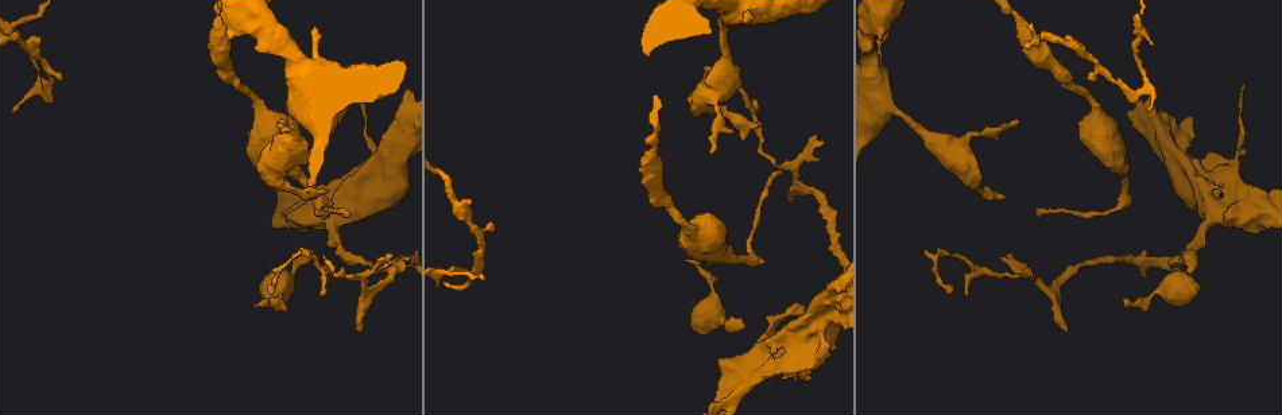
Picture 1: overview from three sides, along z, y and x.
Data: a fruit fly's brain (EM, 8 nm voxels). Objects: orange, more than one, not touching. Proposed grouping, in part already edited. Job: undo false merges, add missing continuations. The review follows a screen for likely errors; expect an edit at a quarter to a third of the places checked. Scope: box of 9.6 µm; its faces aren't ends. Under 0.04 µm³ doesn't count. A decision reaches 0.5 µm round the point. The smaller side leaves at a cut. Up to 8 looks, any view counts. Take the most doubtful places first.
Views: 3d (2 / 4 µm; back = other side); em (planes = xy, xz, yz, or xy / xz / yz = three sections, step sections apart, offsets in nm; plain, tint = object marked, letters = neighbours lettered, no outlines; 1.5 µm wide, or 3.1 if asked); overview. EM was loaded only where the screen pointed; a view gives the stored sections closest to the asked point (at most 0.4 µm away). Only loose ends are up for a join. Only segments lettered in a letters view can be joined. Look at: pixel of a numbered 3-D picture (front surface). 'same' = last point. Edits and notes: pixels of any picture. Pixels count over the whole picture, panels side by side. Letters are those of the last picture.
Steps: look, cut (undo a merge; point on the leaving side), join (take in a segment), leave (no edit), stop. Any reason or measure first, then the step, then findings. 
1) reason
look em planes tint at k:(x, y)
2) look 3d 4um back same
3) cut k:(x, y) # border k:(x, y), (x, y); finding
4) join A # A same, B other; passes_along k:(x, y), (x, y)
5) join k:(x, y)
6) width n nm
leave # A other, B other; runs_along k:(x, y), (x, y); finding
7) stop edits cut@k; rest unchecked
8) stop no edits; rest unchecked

tapers out
look 3d 4um at 1:(688, 260)

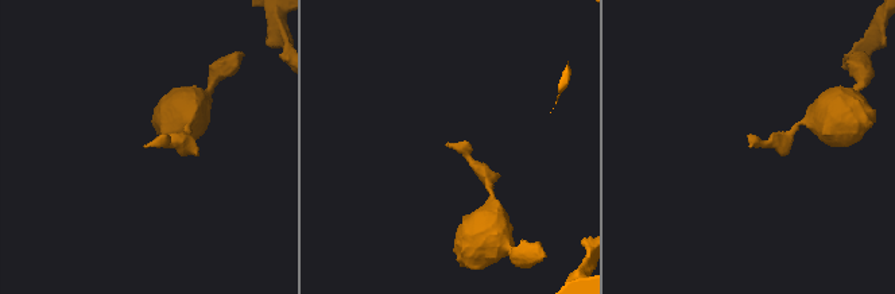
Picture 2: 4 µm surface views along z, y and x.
now the EM
look em planes plain at 2:(750, 144)

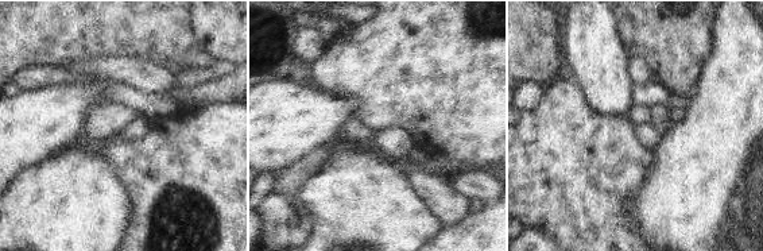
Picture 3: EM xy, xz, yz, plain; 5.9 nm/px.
look em planes letters same

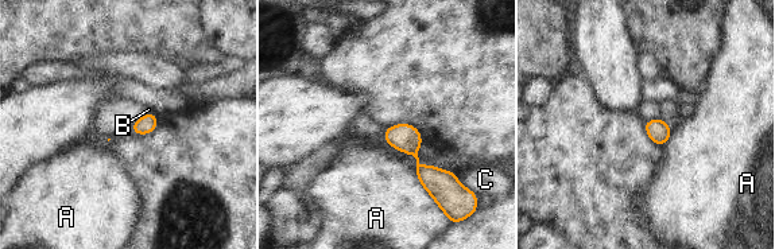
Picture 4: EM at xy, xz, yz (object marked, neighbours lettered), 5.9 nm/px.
longest_contact A 260 nm
leave # A other, B other, C other; runs_along 4:(388, 132), (430, 176), (450, 176); none of them fits

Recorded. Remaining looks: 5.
free end
look 3d 4um at 1:(1000, 196)

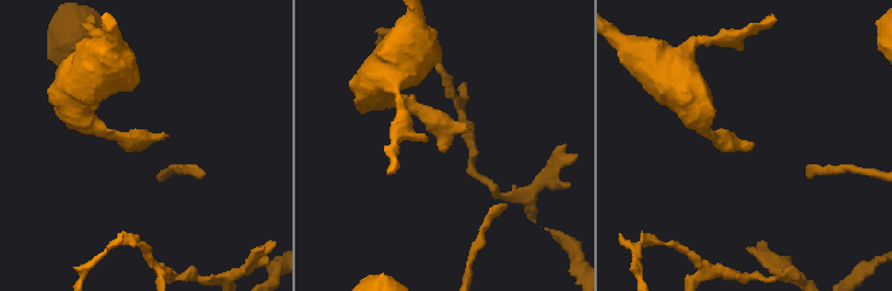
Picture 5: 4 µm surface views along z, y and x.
shape alone is not enough
look em yz step 4 tint at 5:(140, 144)

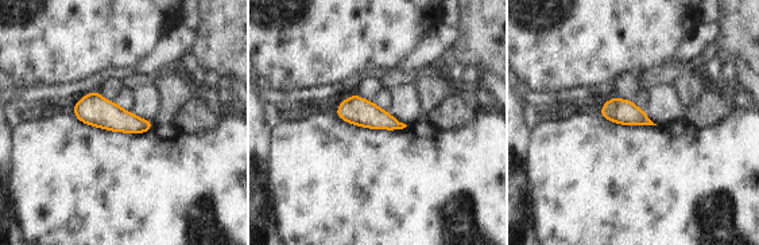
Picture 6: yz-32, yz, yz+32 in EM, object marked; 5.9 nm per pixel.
look em planes letters same

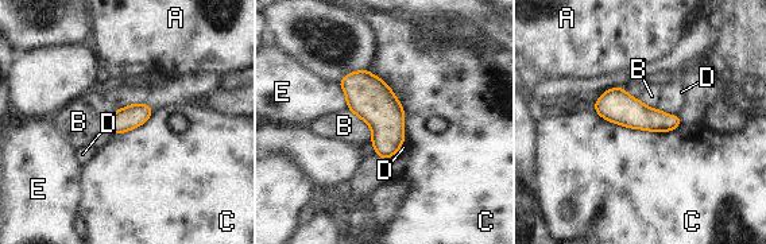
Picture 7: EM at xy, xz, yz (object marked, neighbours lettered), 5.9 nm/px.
leave # A other, B other, C other, D other, E other; border 7:(594, 108), (633, 128), (683, 122); none of them fits

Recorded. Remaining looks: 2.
free end
look 3d 2um at 1:(358, 328)

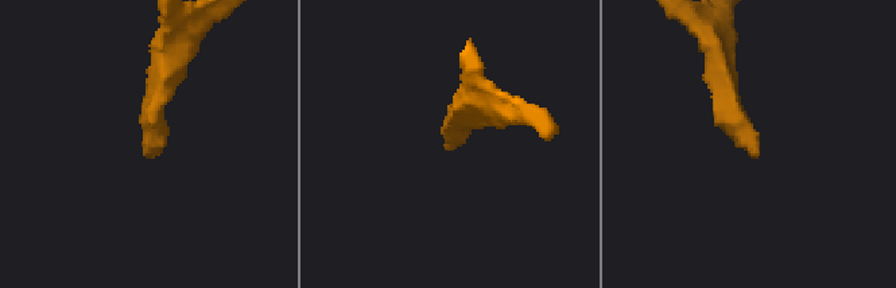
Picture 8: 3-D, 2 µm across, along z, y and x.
need the tissue
look em planes letters at 8:(753, 150)

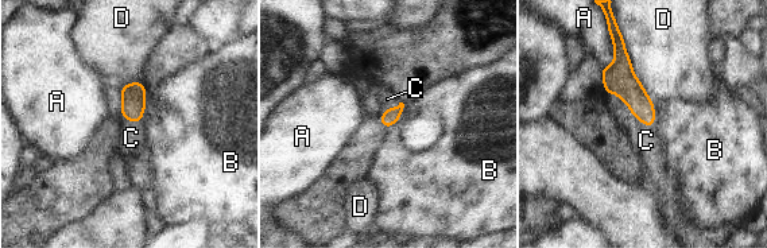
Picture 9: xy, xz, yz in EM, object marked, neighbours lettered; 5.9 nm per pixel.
join C # A other, B other, C same, D other; passes_along 9:(619, 78), (631, 111), (646, 140); it goes on there

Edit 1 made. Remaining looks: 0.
stop edits join@9; rest unchecked

